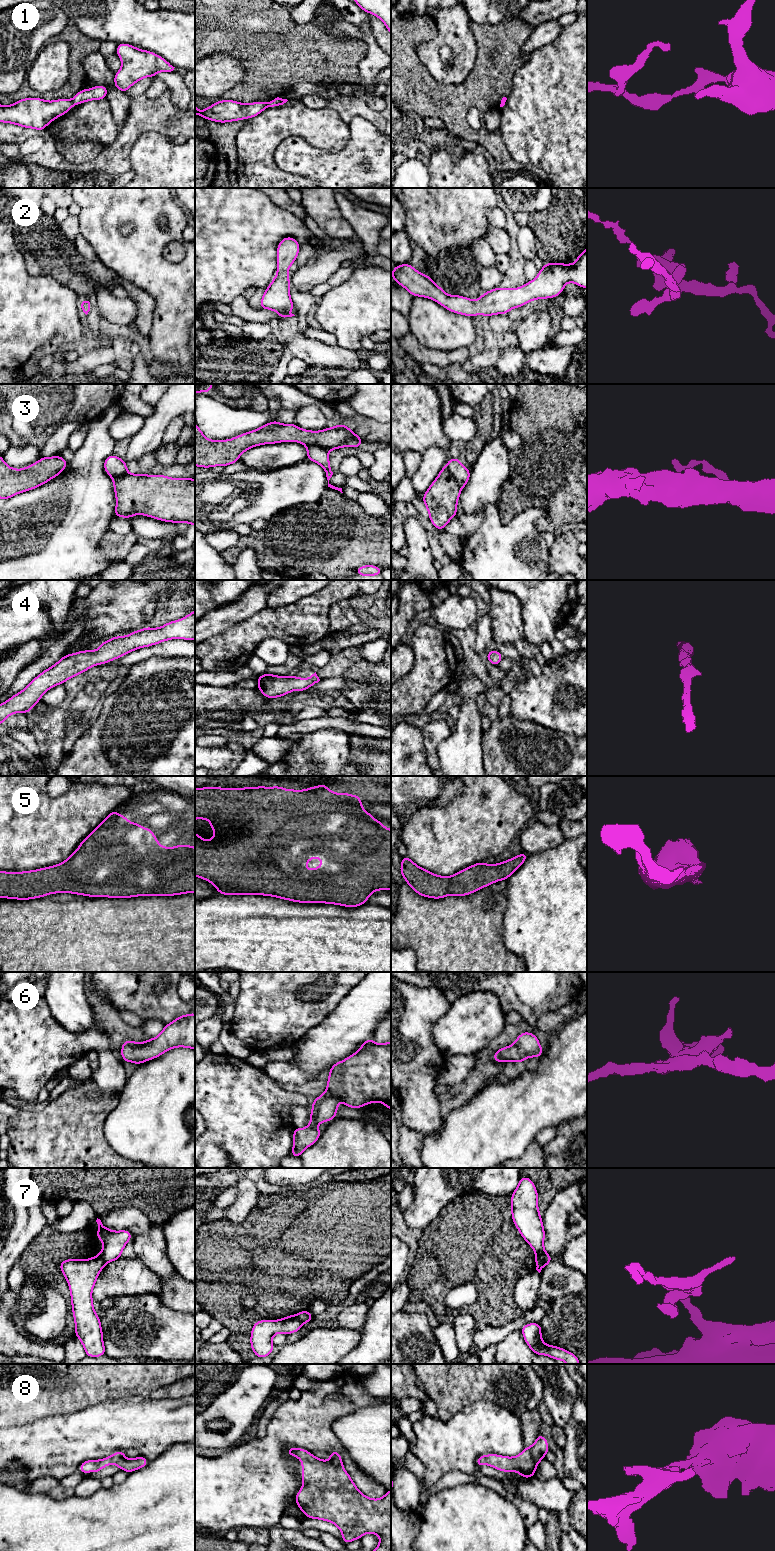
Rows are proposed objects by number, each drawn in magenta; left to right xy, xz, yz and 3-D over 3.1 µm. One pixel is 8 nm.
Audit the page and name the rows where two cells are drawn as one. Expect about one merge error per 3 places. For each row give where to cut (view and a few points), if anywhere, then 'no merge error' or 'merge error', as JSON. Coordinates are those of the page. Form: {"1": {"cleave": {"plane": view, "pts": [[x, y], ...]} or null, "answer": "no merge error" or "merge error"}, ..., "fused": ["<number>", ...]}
{"1": {"cleave": {"plane": "xy", "pts": [[71, 100], [75, 104]]}, "answer": "merge error"}, "2": {"cleave": null, "answer": "no merge error"}, "3": {"cleave": {"plane": "yz", "pts": [[445, 466], [461, 488]]}, "answer": "merge error"}, "4": {"cleave": null, "answer": "no merge error"}, "5": {"cleave": null, "answer": "no merge error"}, "6": {"cleave": null, "answer": "no merge error"}, "7": {"cleave": {"plane": "yz", "pts": [[548, 1254], [537, 1266]]}, "answer": "merge error"}, "8": {"cleave": null, "answer": "no merge error"}, "fused": ["1", "3", "7"]}

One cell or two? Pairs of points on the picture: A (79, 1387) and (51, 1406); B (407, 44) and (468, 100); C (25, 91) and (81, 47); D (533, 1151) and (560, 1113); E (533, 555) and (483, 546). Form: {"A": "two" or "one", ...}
{"A": "one", "B": "one", "C": "one", "D": "two", "E": "one"}

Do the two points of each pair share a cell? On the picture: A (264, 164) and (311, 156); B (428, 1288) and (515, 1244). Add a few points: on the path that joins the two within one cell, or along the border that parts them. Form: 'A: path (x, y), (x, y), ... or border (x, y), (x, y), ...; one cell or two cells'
A: border (283, 140), (274, 153), (274, 162), (294, 175); two cells
B: path (450, 1269), (472, 1247), (493, 1247); one cell

